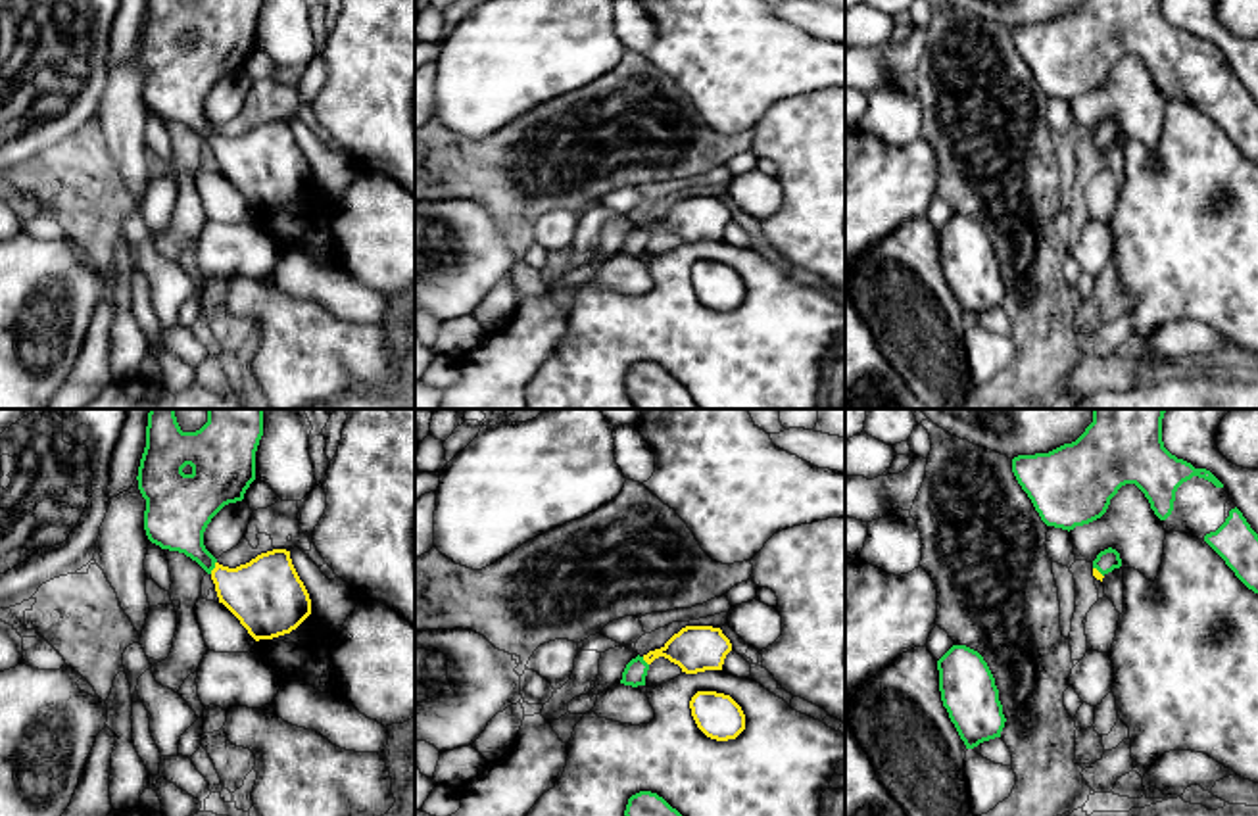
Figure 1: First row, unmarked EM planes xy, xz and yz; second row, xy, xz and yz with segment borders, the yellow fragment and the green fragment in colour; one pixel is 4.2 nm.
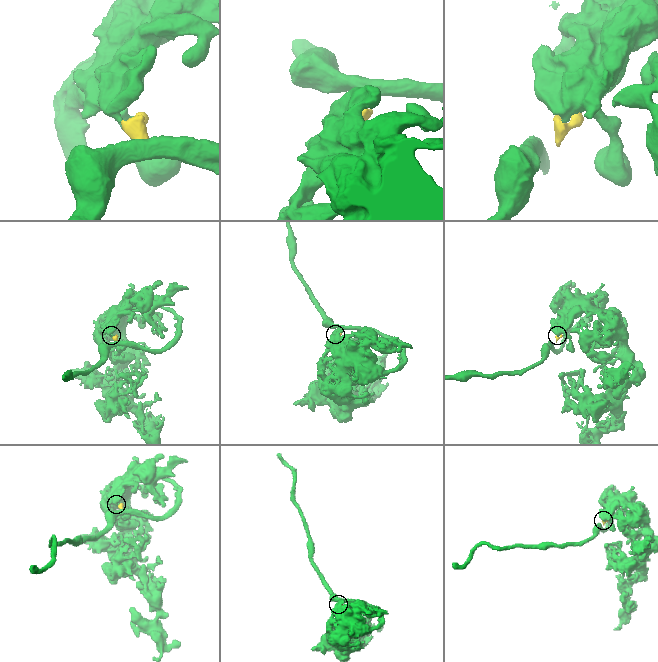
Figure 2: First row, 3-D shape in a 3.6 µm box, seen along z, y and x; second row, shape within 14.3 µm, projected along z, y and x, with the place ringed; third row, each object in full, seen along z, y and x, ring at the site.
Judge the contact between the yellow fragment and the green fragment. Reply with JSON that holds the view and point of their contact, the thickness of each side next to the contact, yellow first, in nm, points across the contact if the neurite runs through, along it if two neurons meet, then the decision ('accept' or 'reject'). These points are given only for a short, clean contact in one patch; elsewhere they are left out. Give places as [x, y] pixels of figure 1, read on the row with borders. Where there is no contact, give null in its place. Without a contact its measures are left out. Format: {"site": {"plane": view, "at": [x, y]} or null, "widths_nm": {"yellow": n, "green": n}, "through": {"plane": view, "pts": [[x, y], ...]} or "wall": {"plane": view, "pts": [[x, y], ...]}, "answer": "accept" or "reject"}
{"site": {"plane": "xy", "at": [216, 567]}, "widths_nm": {"yellow": 300, "green": 240}, "through": {"plane": "xy", "pts": [[266, 594], [239, 590], [216, 567], [191, 544], [177, 521]]}, "answer": "accept"}

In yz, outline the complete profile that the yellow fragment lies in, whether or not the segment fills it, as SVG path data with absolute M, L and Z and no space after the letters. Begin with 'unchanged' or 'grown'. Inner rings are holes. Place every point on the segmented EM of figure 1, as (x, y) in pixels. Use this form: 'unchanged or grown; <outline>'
grown; M1112 547L1101 551L1093 561L1093 576L1102 582L1102 578L1114 568L1122 566L1120 553Z

